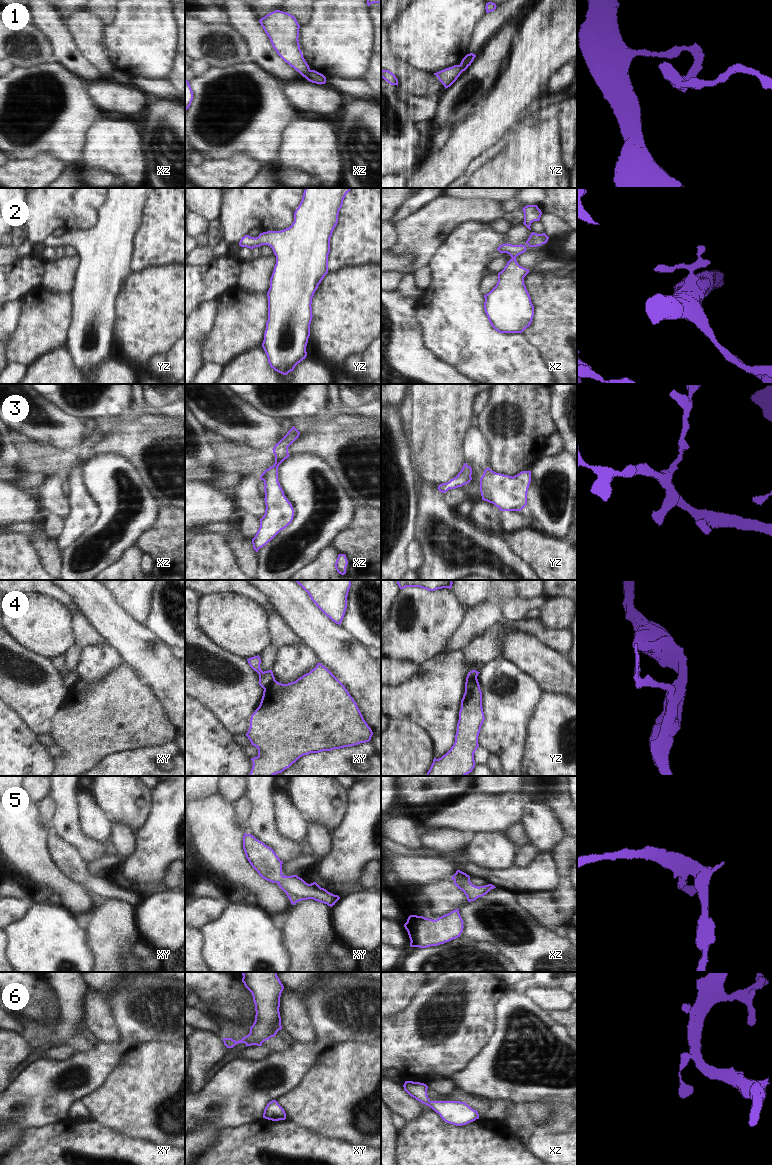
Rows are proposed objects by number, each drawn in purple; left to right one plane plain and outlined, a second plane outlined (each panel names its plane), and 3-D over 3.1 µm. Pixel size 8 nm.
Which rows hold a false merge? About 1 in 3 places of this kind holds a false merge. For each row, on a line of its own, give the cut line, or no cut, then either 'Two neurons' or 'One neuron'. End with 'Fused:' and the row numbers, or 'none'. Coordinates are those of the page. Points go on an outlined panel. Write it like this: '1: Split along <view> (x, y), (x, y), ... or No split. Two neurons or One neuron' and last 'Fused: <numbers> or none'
1: Split along xz (309, 69), (304, 76). Two neurons
2: No split. One neuron
3: No split. One neuron
4: Split along xy (274, 679), (263, 688). Two neurons
5: No split. One neuron
6: No split. One neuron
Fused: 1, 4.

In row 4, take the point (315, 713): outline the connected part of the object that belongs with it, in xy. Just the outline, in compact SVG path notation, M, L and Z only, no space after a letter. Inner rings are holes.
M317 663L314 669L294 682L282 684L274 680L264 688L260 705L251 715L246 733L251 745L258 749L258 756L251 758L253 766L249 776L274 776L304 755L366 743L372 735L371 728L345 686L325 666Z

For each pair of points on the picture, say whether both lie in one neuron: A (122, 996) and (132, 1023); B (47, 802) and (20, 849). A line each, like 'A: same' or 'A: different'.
A: same
B: different

